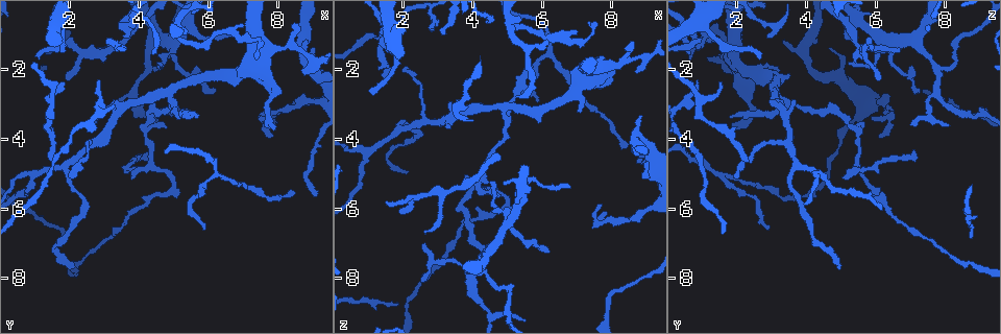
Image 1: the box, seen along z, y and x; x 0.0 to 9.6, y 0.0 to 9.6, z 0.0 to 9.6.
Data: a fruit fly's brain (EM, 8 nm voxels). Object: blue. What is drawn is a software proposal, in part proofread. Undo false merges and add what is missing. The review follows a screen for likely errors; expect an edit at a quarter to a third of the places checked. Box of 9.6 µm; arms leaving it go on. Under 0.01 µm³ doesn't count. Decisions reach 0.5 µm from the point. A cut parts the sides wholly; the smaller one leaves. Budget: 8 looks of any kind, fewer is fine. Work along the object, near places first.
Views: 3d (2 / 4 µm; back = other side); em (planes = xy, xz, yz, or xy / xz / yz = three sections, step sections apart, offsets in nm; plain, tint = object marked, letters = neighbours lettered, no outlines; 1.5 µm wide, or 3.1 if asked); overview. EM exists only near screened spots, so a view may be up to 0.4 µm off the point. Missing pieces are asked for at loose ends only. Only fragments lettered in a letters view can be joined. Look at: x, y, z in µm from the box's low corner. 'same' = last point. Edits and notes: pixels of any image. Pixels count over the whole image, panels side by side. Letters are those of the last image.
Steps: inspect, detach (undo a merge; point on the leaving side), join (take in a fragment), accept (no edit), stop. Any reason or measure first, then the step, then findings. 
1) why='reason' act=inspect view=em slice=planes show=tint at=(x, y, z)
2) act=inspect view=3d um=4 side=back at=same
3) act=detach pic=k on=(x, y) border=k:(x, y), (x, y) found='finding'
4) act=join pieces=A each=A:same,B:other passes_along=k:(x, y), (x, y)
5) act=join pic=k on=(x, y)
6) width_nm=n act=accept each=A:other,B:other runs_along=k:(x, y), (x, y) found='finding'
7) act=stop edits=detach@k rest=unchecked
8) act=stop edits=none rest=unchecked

why='thin end' act=inspect view=em slice=planes show=letters at=(1.80, 2.35, 1.50)

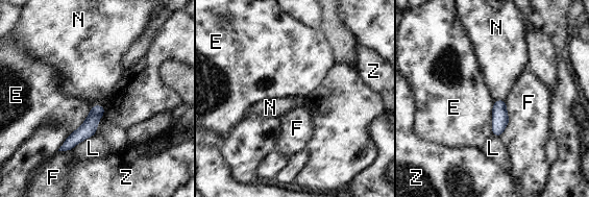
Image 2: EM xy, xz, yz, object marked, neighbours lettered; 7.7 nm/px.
act=accept each=E:other,F:other,L:other,N:other,Z:other runs_along=2:(101, 108), (92, 121), (63, 148) found='none of them fits'

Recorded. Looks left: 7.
why='an open end' act=inspect view=3d um=2 at=(2.65, 3.60, 7.05)

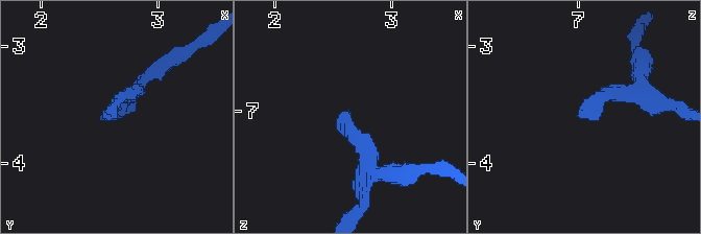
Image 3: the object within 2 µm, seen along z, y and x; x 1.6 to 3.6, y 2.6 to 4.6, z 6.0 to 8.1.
why='need the tissue' act=inspect view=em slice=xy step=4 show=tint at=(2.60, 3.58, 7.00)

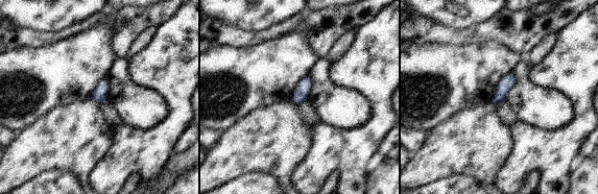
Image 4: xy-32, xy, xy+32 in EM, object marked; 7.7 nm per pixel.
why='cut it another way' act=inspect view=em slice=planes show=letters at=same

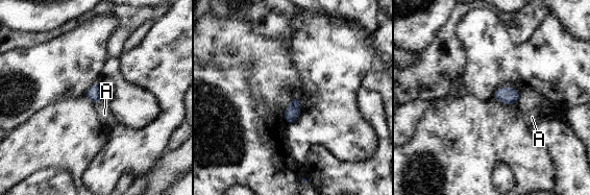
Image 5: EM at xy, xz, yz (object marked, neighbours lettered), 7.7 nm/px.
act=accept each=A:other border=5:(516, 102), (508, 105) found='no lettered fragment goes on from it'

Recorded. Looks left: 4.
why='free end' act=inspect view=em slice=planes show=tint at=(3.80, 5.15, 5.05)

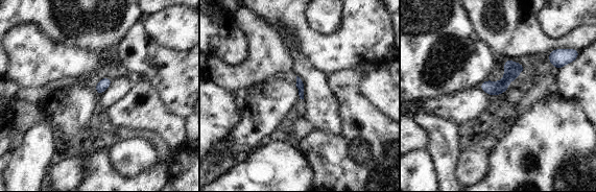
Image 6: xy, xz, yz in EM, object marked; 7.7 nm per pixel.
why='see the neighbours' act=inspect view=em slice=planes show=letters at=same

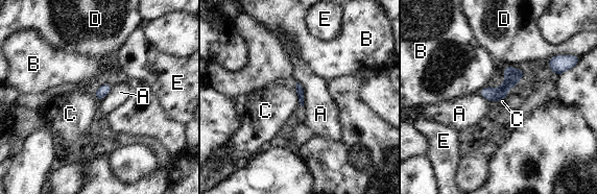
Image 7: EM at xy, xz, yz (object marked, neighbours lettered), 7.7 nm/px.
longest_contact=A:200nm act=accept each=A:other,B:other,C:other,D:other,E:other border=7:(296, 81), (303, 90), (304, 105) found='none of them fits'

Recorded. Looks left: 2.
act=stop edits=none rest=unchecked

